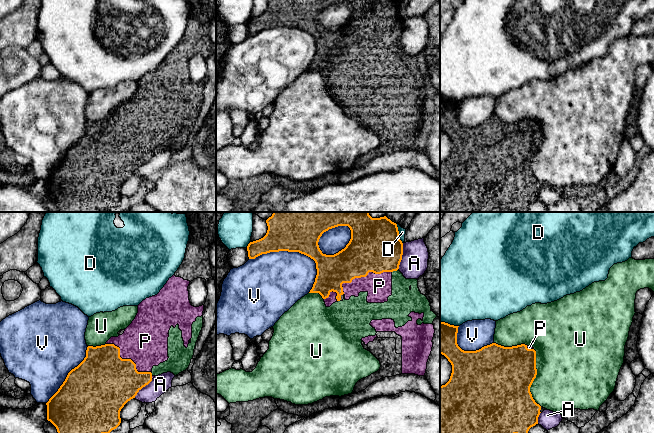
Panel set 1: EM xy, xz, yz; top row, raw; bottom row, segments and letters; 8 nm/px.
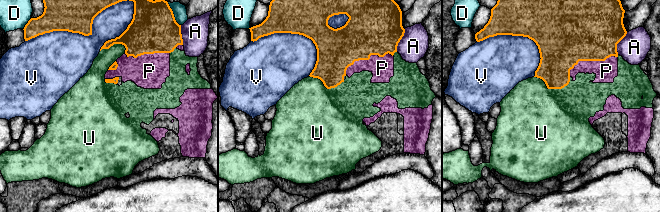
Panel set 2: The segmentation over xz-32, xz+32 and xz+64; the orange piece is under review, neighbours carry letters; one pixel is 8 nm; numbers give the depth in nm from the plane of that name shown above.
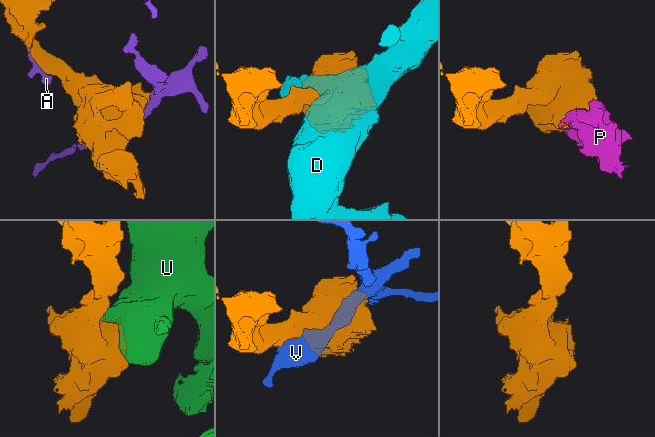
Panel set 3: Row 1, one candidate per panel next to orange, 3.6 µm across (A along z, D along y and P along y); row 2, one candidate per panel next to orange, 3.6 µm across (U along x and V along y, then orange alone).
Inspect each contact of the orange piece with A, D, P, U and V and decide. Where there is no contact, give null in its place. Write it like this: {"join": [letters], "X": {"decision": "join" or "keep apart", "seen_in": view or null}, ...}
{"join": ["P"], "A": {"decision": "keep apart", "seen_in": "xz"}, "D": {"decision": "keep apart", "seen_in": "xz"}, "P": {"decision": "join", "seen_in": "xz"}, "U": {"decision": "keep apart", "seen_in": "yz"}, "V": {"decision": "keep apart", "seen_in": "xz"}}

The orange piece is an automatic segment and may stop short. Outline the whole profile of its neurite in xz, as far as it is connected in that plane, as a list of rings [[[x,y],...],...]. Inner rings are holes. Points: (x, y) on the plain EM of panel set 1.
[[[267,0],[266,11],[247,22],[249,35],[270,28],[288,27],[304,30],[316,39],[317,51],[309,69],[319,69],[326,83],[351,72],[367,68],[368,79],[384,79],[392,71],[392,48],[399,45],[403,19],[397,0]],[[338,2],[348,2],[351,15],[344,25],[334,31],[323,30],[318,18],[322,10]]]

